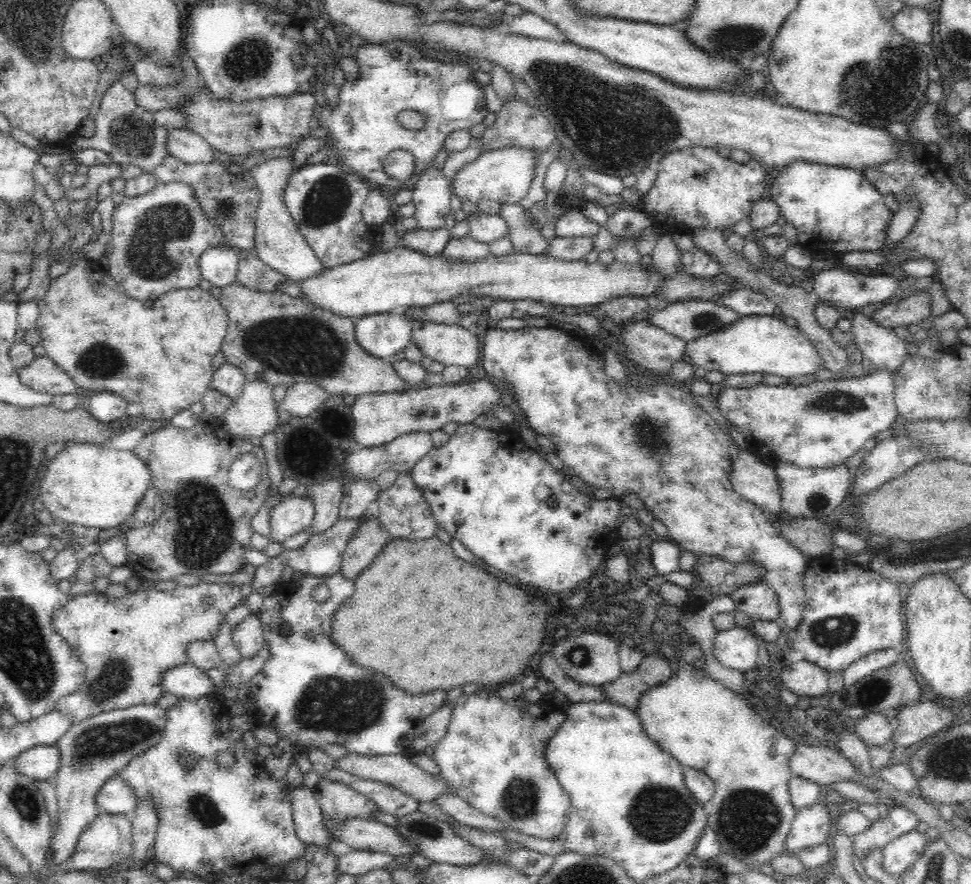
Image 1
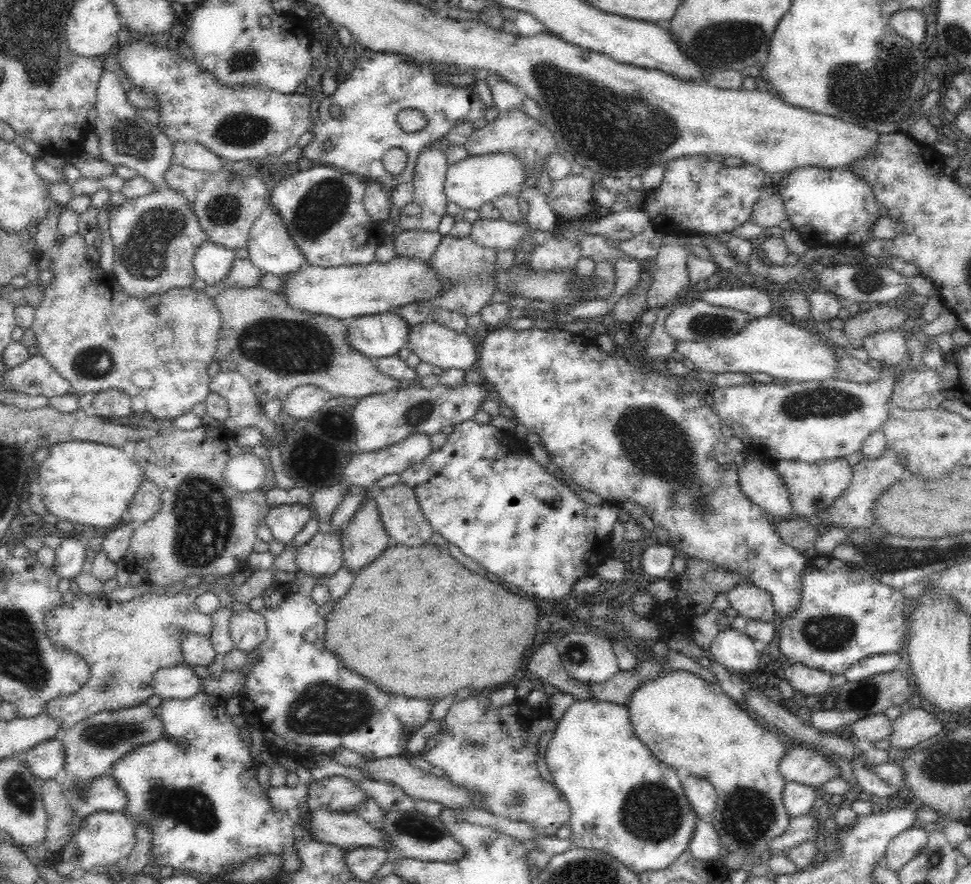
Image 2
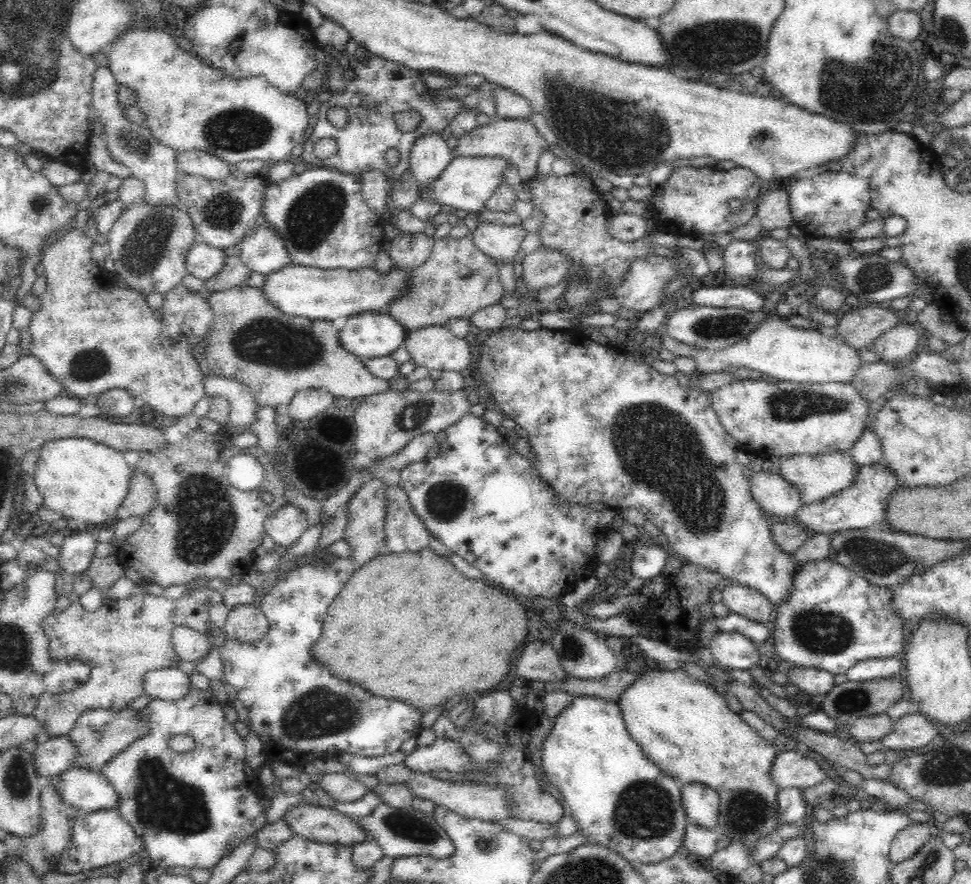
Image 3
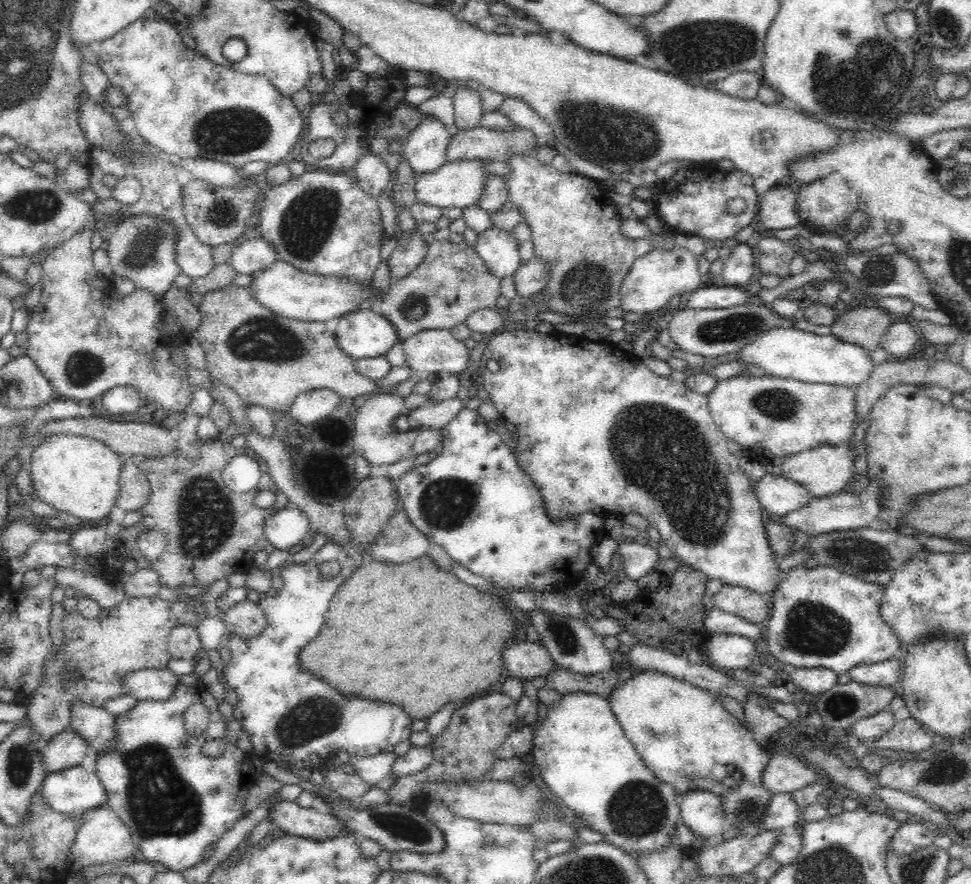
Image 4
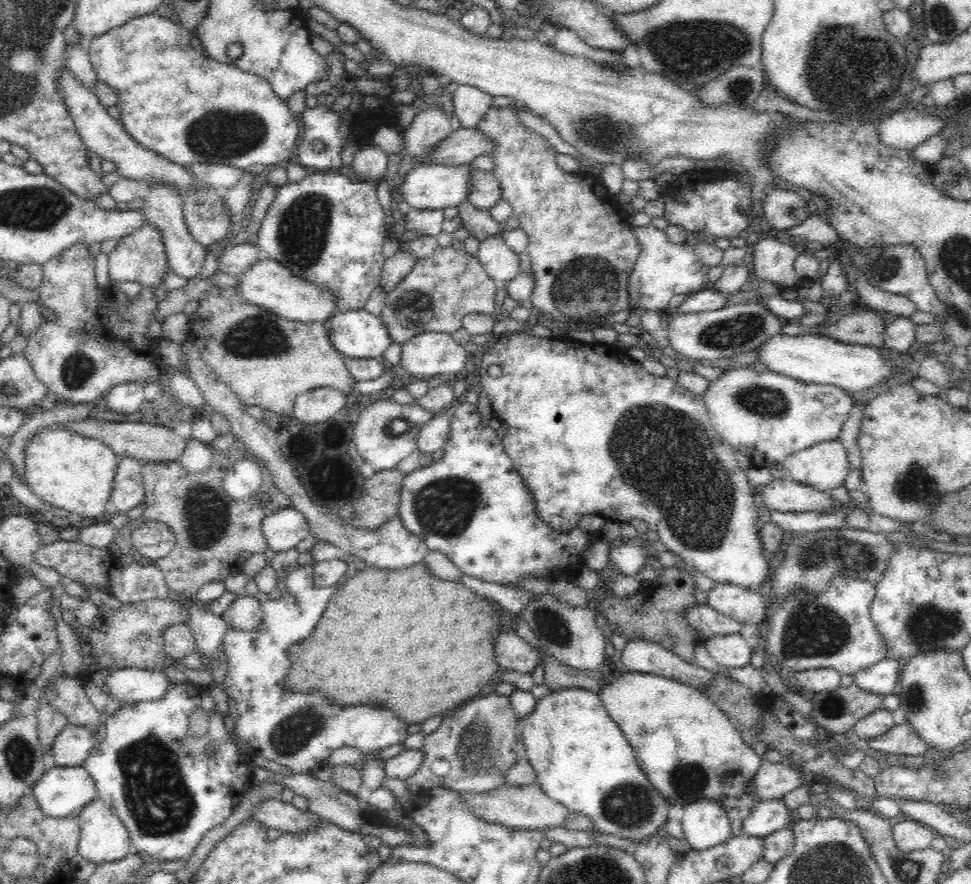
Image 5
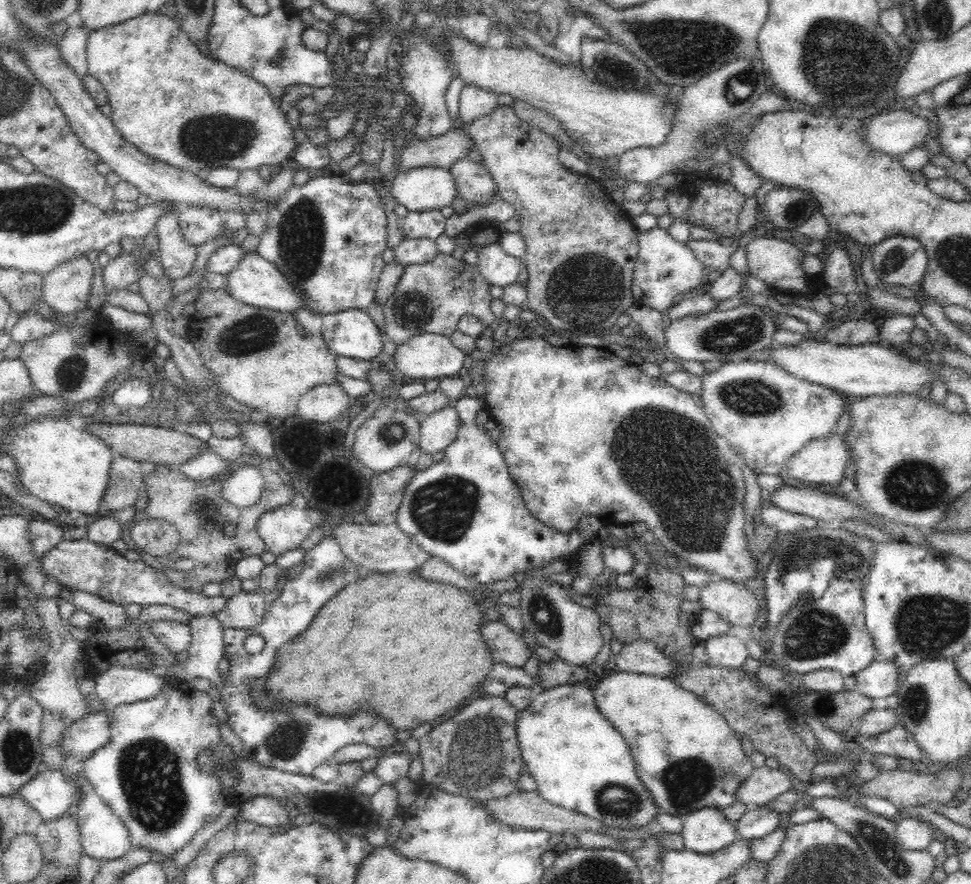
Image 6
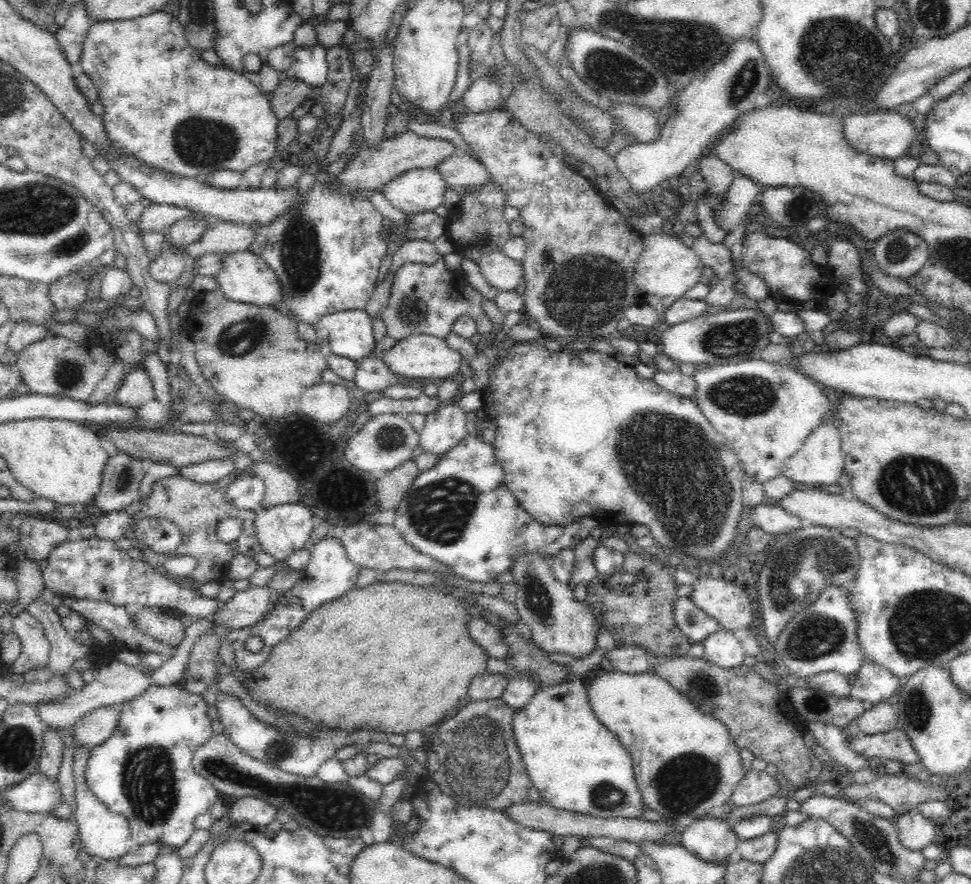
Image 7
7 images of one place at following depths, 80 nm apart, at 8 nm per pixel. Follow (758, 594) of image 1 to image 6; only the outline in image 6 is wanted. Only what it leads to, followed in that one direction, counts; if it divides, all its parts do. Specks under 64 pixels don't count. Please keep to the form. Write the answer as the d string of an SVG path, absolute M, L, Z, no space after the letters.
M713 578L699 592L700 605L718 613L732 626L752 626L758 616L758 598L744 583Z

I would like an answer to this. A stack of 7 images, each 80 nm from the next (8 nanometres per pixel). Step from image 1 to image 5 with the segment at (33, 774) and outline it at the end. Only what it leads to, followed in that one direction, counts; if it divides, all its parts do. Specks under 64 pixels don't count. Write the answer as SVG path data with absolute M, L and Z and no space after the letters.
M68 722L54 740L51 755L57 766L80 767L103 738L103 729L94 731L90 726Z

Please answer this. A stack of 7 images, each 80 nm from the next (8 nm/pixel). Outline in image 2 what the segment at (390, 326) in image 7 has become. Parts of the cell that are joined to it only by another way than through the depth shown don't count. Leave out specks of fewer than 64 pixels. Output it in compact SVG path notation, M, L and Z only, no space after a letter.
M449 234L440 238L440 244L436 247L434 255L426 263L436 273L436 279L442 283L438 296L430 300L422 300L422 302L410 302L394 310L411 327L424 321L430 321L436 309L446 309L470 317L490 303L492 296L498 291L497 282L495 282L495 274L498 272L497 254L490 248L478 246L470 235L456 238Z

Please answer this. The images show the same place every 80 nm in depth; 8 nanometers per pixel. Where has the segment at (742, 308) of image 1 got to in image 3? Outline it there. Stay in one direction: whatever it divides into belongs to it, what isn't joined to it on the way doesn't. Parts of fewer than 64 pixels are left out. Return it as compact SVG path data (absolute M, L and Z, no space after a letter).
M723 283L717 286L702 286L692 291L690 304L711 307L738 307L754 312L762 310L765 297L754 286Z

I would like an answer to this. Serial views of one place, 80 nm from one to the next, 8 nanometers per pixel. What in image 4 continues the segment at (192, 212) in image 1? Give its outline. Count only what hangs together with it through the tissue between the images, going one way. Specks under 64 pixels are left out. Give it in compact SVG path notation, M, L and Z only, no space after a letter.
M131 215L122 221L106 240L110 244L107 252L113 276L123 276L135 282L138 289L149 290L159 298L171 287L180 267L174 261L176 231L160 217Z

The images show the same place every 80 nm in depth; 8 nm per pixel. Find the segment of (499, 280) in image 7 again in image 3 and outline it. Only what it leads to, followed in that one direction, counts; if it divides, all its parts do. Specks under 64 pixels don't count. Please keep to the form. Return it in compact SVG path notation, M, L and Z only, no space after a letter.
M482 221L471 236L476 248L496 261L499 267L500 264L512 264L526 235L522 225L504 226Z

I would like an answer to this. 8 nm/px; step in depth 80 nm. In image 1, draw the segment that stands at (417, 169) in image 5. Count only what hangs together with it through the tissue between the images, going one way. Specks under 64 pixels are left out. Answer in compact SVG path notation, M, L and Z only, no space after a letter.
M506 147L489 150L458 169L449 182L450 192L462 202L472 202L477 205L482 199L500 202L518 203L527 195L528 188L534 178L534 164L541 152L534 153L520 147Z

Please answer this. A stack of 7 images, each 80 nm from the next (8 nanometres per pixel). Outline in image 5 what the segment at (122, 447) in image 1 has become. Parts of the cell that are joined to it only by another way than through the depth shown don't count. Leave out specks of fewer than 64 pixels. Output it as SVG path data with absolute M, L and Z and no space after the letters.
M52 424L34 430L24 450L25 478L28 489L51 506L77 512L81 522L96 520L110 513L108 499L112 493L115 471L120 461L102 442L76 434L67 425Z

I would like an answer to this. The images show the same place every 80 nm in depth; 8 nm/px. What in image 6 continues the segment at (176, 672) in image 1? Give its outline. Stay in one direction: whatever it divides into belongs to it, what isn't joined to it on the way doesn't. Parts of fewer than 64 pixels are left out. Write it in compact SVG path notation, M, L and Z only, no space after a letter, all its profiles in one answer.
M112 664L99 671L94 682L96 700L100 705L112 708L152 698L166 680L147 669Z

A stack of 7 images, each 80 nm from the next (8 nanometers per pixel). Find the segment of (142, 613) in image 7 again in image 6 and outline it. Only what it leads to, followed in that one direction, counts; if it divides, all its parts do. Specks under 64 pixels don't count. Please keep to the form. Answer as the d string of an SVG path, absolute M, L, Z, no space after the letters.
M152 620L148 629L171 652L184 651L190 646L192 633L189 623Z

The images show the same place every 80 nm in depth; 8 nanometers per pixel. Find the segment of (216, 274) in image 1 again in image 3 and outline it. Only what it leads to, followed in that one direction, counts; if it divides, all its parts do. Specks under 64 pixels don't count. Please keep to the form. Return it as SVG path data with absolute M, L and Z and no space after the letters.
M197 239L191 245L191 249L184 257L184 263L186 263L187 274L192 274L200 280L208 280L212 278L222 266L224 266L224 260L226 260L227 252L220 247L210 247Z

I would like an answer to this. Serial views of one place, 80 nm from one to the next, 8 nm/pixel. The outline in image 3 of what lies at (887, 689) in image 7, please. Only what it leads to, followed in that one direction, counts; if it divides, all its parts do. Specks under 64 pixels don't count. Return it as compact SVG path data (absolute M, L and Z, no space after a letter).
M873 658L860 661L851 666L846 674L848 681L891 679L900 675L900 660L892 658Z

